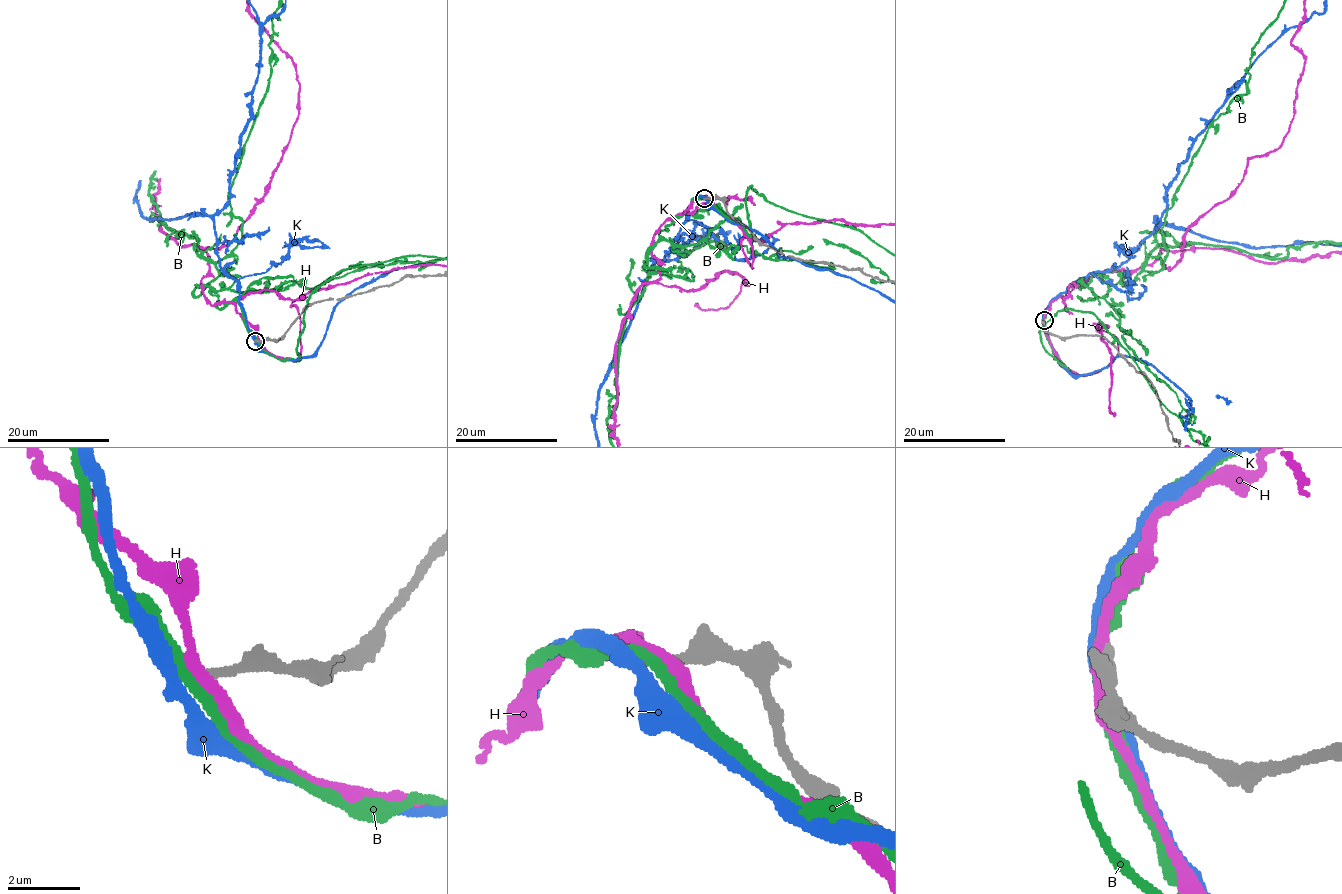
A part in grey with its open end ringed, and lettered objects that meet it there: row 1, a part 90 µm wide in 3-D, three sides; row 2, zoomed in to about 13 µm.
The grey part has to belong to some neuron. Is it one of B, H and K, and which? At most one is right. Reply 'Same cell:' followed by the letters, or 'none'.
Same cell: none

